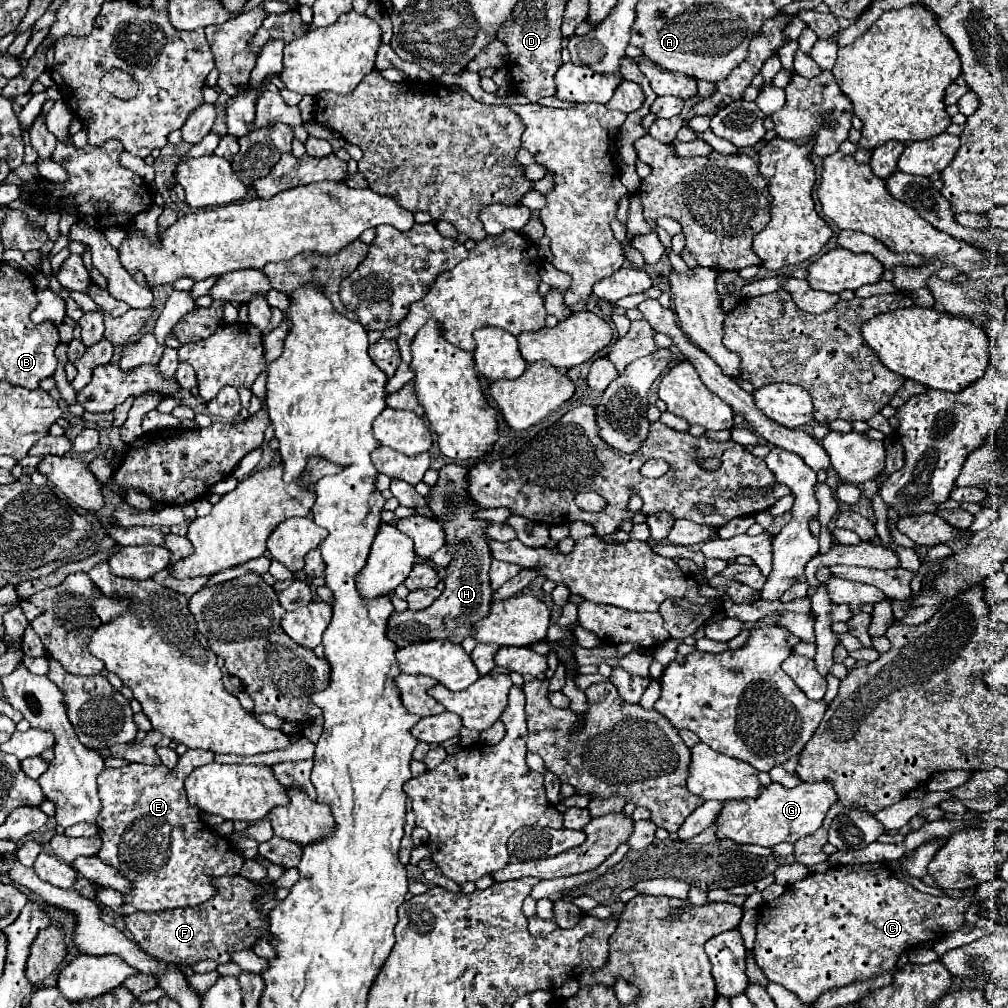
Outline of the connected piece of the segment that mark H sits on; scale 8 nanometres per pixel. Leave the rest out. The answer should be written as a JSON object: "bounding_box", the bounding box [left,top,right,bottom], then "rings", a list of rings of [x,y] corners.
{"bounding_box":[389,464,493,648],"rings":[[[447,464],[439,470],[439,480],[435,486],[431,486],[427,494],[429,508],[435,514],[435,520],[445,530],[445,546],[453,556],[453,560],[447,566],[445,590],[429,608],[423,608],[419,612],[413,610],[395,612],[389,618],[389,638],[401,648],[427,640],[449,640],[453,644],[461,644],[465,638],[475,638],[475,624],[485,616],[489,616],[493,600],[493,590],[489,588],[489,566],[493,556],[489,550],[487,528],[491,526],[491,522],[475,518],[479,506],[469,496],[467,488],[469,488],[469,466]]]}

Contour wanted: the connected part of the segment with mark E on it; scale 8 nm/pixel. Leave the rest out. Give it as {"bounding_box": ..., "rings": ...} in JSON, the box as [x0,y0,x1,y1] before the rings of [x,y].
{"bounding_box":[97,750,243,910],"rings":[[[187,750],[171,772],[163,766],[127,764],[99,774],[103,846],[97,856],[131,882],[131,892],[123,896],[125,904],[137,910],[197,906],[215,892],[211,876],[235,876],[241,872],[243,858],[227,838],[201,824],[199,810],[189,806],[183,788],[187,776],[197,766],[213,762],[213,758],[213,752]]]}

